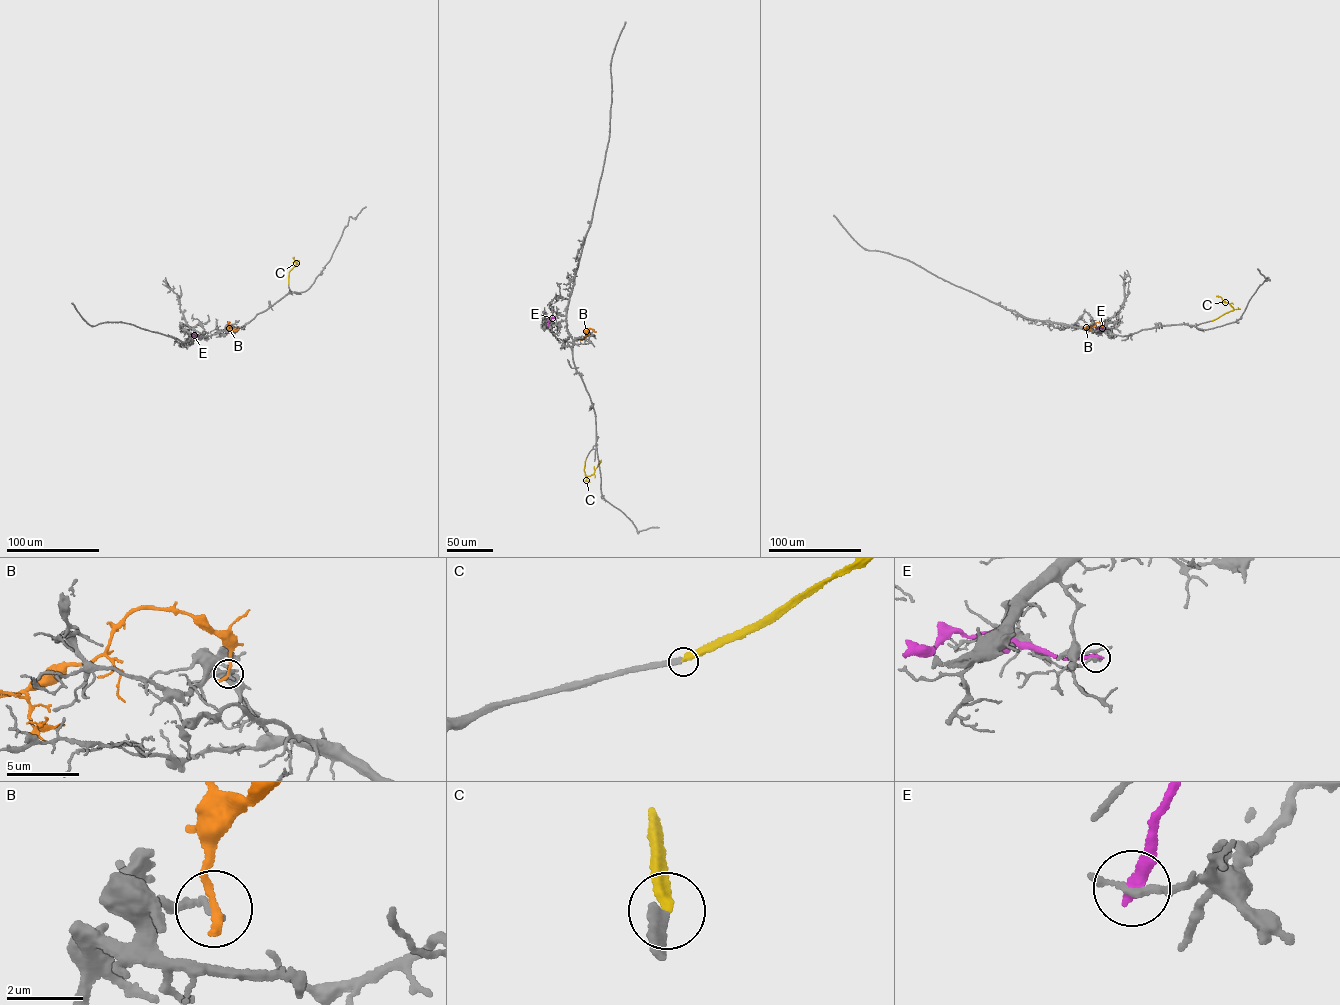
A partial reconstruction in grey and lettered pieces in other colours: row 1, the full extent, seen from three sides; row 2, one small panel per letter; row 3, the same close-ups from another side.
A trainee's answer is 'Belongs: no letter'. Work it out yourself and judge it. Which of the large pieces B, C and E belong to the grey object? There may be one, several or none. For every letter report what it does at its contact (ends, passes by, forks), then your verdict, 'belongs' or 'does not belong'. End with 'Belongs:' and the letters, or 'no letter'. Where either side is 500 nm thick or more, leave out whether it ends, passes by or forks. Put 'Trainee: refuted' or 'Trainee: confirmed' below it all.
B: it ends there; does not belong
C: it ends there; does not belong
E: it ends there; does not belong
Belongs: no letter
Trainee: confirmed

